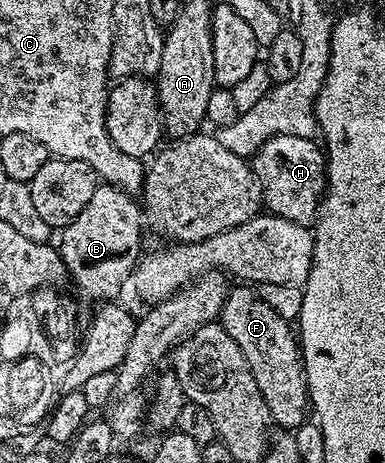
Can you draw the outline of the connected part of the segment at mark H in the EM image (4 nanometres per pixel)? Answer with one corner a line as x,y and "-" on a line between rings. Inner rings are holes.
276,135
251,157
253,175
261,186
264,206
272,214
309,227
319,214
319,204
327,190
325,152
316,138

